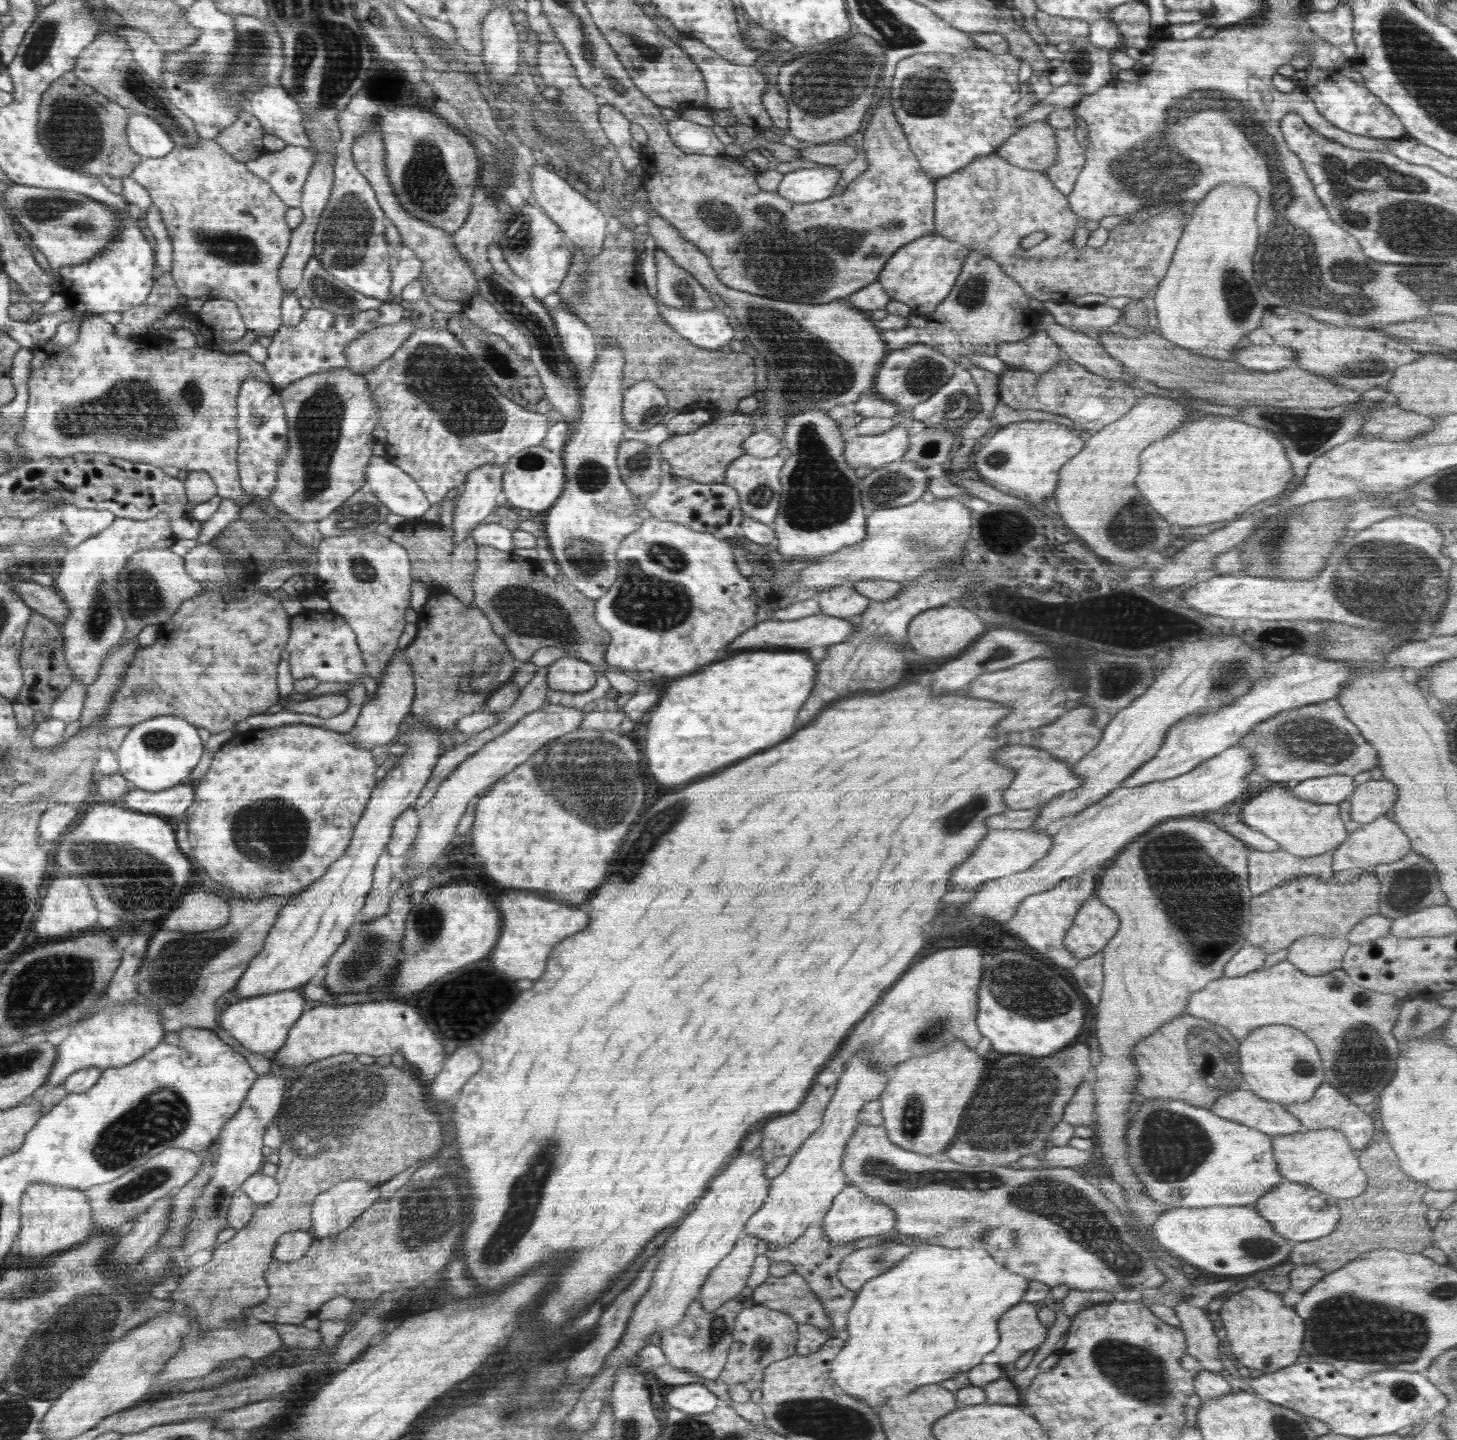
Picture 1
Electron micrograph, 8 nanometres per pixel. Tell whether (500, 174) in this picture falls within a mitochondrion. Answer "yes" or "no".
yes

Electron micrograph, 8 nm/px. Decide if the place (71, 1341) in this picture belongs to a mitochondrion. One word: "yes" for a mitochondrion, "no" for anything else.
yes

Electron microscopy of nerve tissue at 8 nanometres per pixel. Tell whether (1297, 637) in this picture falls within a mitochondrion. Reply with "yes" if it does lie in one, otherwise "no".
yes

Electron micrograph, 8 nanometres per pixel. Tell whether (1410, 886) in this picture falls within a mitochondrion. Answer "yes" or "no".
yes

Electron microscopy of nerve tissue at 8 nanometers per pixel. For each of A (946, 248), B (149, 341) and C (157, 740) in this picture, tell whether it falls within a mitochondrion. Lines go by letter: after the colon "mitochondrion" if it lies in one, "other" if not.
A: other
B: other
C: mitochondrion

